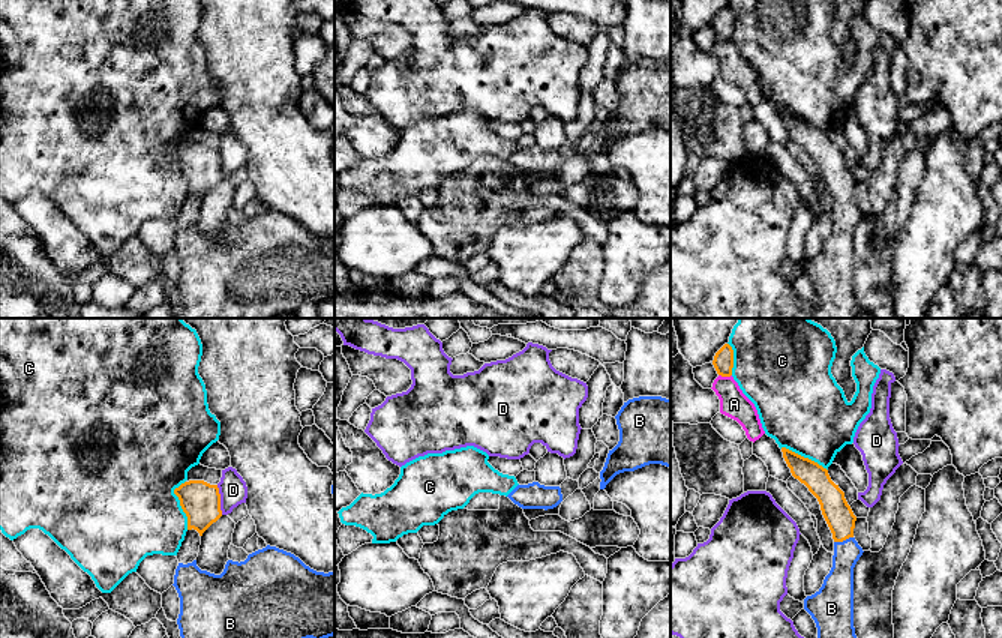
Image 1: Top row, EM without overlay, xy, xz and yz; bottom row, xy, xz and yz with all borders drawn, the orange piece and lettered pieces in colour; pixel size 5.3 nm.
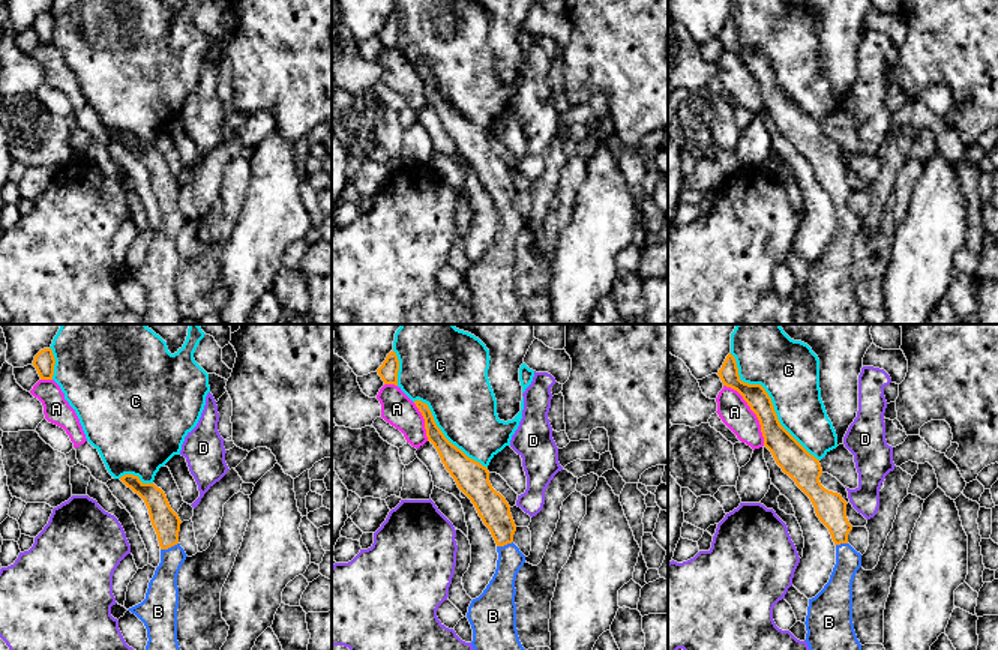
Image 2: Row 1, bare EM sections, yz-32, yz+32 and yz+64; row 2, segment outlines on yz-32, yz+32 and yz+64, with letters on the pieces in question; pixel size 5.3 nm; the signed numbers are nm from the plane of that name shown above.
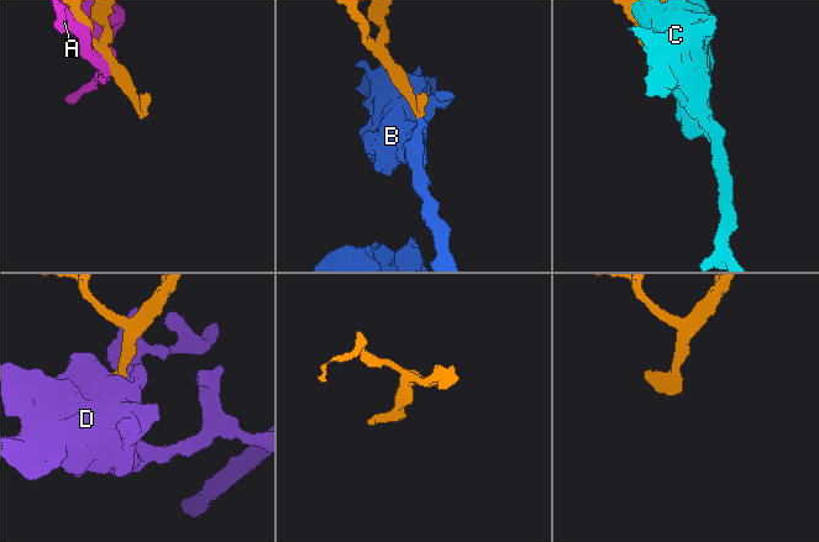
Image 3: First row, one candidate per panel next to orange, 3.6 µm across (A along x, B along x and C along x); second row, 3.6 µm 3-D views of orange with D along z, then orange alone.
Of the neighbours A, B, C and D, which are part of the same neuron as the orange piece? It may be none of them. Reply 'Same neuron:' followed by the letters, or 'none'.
Same neuron: B

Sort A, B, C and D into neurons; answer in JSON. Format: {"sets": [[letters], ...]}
{"sets": [["A"], ["B"], ["C"], ["D"]]}

